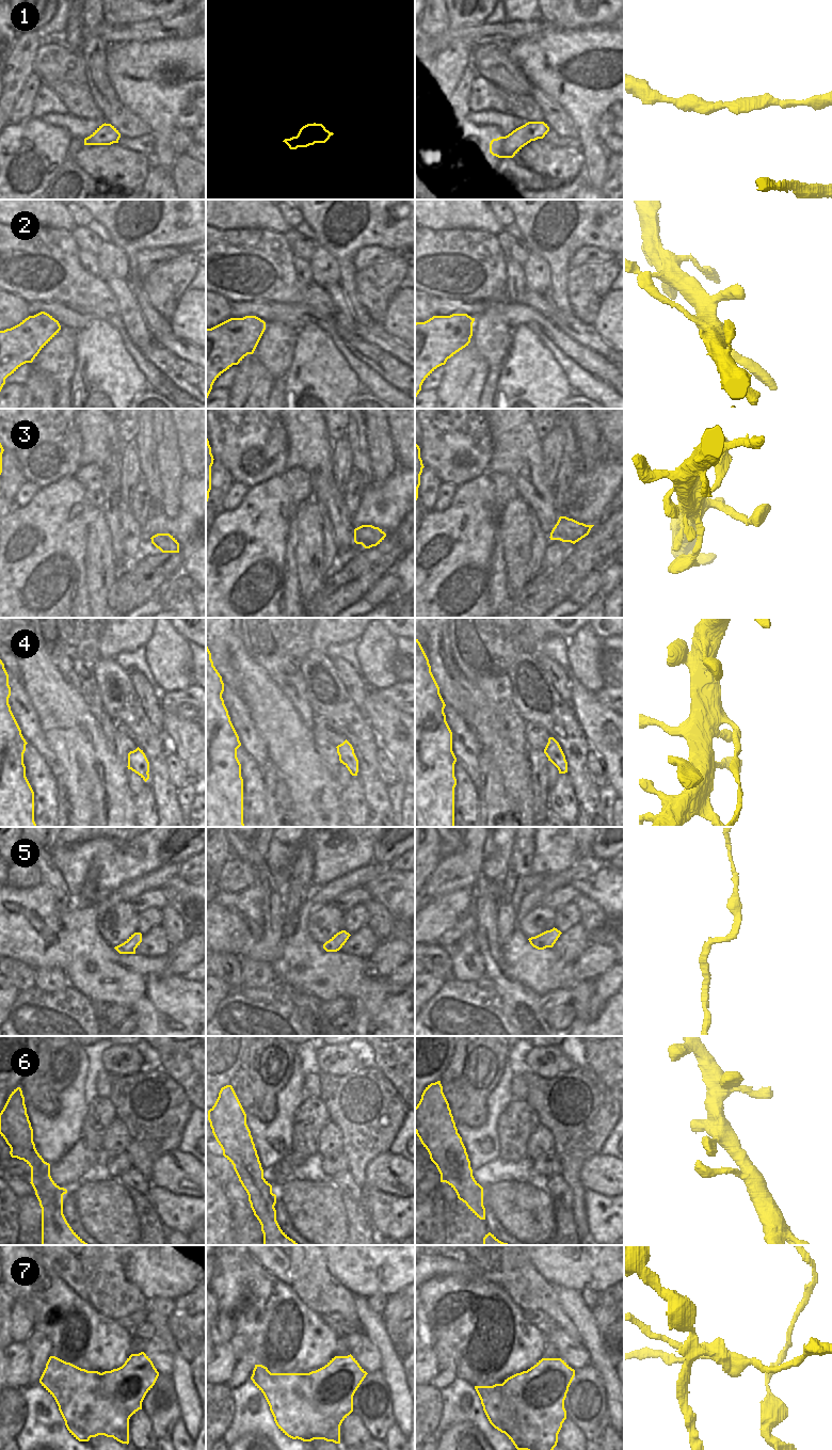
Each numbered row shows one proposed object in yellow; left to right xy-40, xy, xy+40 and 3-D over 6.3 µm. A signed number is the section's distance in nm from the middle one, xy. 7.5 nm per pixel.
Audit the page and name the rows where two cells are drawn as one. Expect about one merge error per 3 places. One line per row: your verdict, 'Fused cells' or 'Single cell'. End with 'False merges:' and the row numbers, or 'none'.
1: Single cell
2: Single cell
3: Single cell
4: Fused cells
5: Single cell
6: Single cell
7: Fused cells
False merges: 4, 7.

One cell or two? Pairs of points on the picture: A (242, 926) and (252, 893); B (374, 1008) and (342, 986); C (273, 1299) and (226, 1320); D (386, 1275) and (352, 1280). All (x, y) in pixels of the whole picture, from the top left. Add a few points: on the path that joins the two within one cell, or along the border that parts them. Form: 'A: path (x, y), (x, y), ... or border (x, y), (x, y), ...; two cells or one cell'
A: path (249, 918), (250, 902); one cell
B: path (367, 1001), (350, 986); one cell
C: border (219, 1312), (226, 1312), (230, 1317), (236, 1334); two cells
D: path (378, 1275), (361, 1275); one cell

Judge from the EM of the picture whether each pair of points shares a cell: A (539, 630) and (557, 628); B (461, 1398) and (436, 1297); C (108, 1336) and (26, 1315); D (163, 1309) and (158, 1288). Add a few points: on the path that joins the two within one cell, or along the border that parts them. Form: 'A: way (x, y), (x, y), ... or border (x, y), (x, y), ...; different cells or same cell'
A: way (543, 628), (553, 628); same cell
B: border (458, 1376), (474, 1386); different cells
C: border (15, 1299), (25, 1299), (32, 1306), (33, 1329); different cells
D: border (173, 1300), (154, 1299), (152, 1301); different cells

